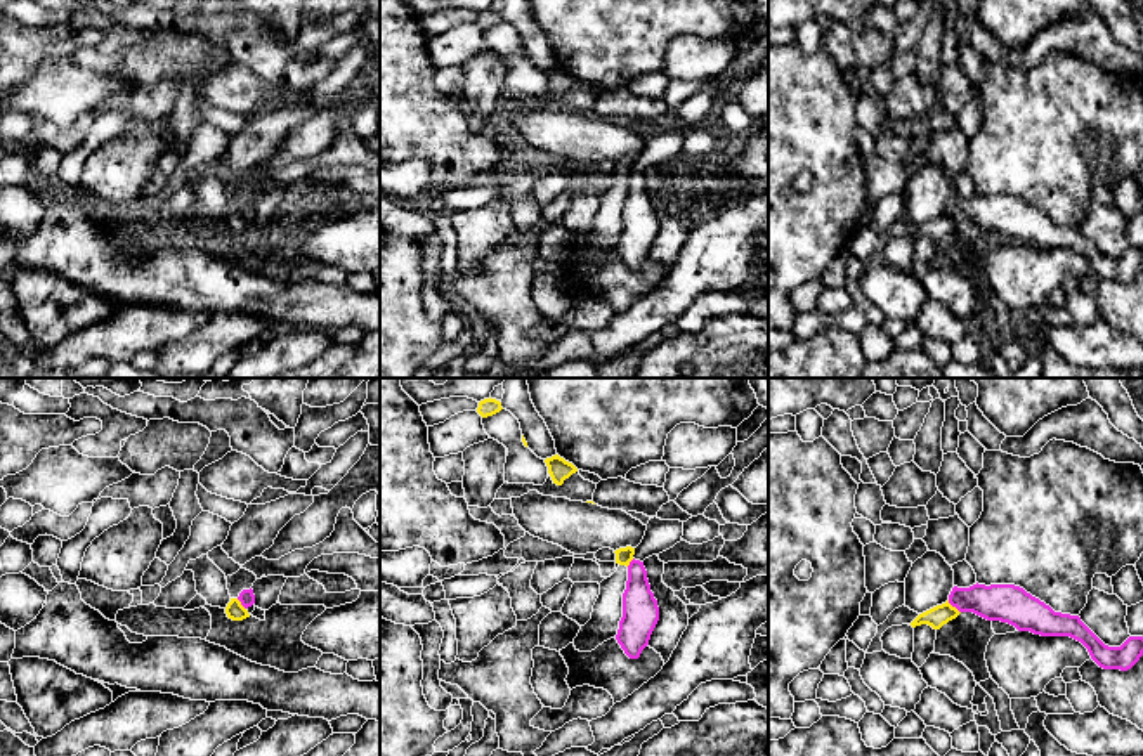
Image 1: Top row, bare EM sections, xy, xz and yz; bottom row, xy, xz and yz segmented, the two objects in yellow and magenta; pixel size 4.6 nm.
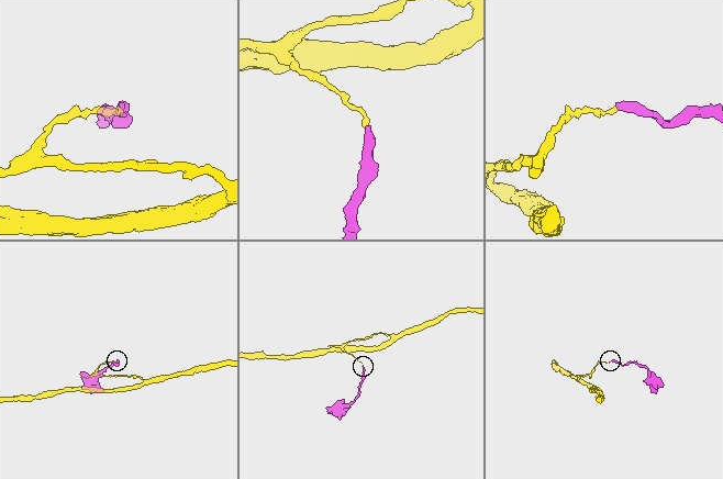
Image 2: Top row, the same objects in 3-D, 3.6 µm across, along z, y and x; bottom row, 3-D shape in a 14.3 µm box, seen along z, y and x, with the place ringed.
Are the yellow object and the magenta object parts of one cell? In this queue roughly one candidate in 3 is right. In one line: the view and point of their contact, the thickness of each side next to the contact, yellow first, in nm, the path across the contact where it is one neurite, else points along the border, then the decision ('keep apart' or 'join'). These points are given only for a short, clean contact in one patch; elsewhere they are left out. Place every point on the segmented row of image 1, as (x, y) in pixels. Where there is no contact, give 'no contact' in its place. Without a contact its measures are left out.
yz (954, 607) | 90/180 nm | along yz (947, 600), (960, 612) | keep apart

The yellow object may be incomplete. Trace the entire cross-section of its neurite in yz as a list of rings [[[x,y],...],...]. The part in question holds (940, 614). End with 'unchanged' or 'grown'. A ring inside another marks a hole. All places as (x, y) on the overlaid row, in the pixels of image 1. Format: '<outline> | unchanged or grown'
[[[949,600],[942,605],[937,605],[923,614],[919,614],[912,622],[911,626],[916,628],[916,626],[921,626],[921,624],[928,624],[931,626],[933,629],[940,629],[944,624],[947,624],[949,621],[956,619],[961,612],[952,607],[949,603]]] | unchanged

